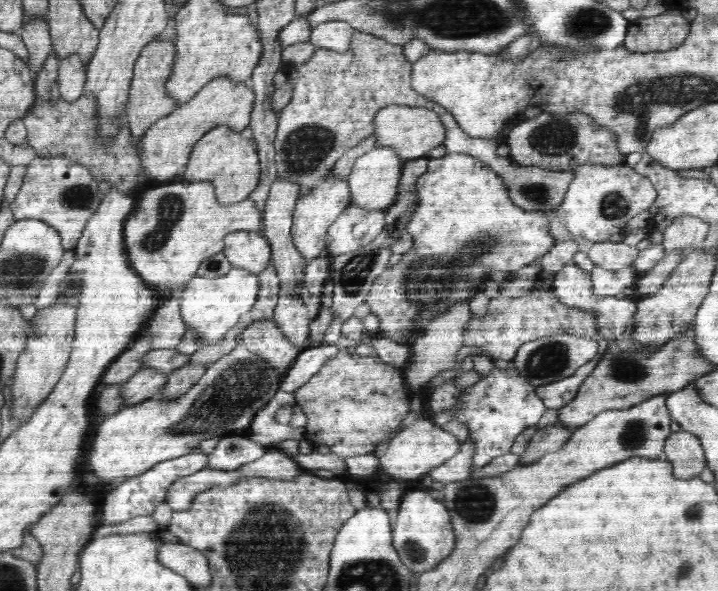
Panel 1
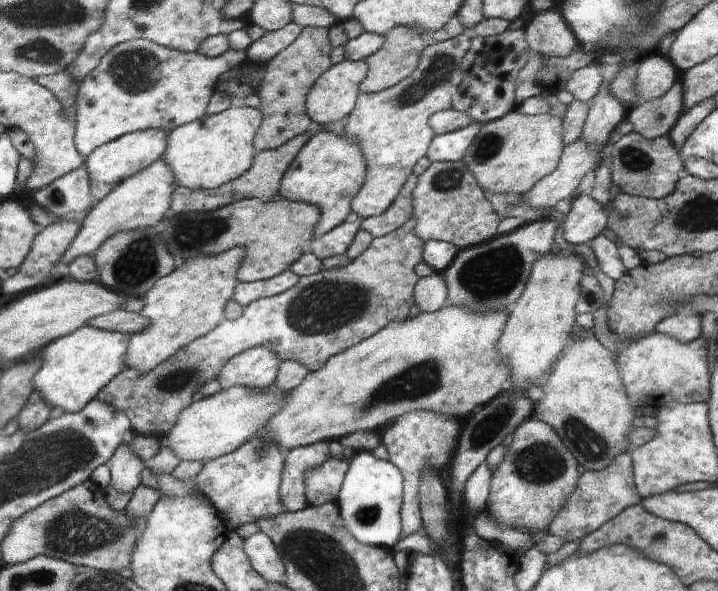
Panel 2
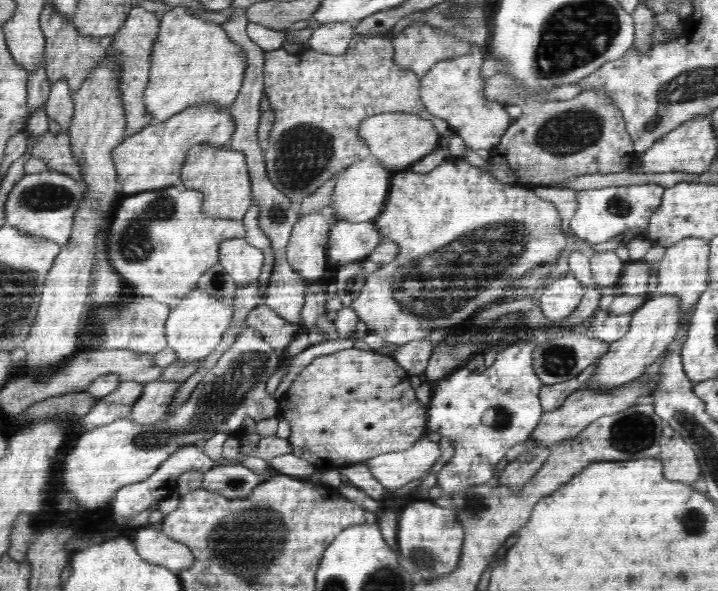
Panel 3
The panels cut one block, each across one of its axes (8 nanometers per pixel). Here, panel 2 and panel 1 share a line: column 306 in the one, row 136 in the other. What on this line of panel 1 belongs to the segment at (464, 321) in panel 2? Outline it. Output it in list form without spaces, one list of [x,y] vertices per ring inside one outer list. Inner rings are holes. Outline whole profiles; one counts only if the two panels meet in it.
[[[388,105],[377,112],[374,121],[374,132],[377,146],[392,146],[398,152],[398,157],[404,162],[420,159],[429,150],[440,146],[445,141],[445,127],[440,117],[426,107],[411,107],[402,105]]]

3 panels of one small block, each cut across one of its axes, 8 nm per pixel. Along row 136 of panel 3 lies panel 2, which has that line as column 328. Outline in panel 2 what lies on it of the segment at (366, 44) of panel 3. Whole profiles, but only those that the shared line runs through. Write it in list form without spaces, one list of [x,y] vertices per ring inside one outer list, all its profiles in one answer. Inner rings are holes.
[[[411,216],[392,233],[374,238],[371,245],[347,266],[322,269],[320,272],[300,277],[292,289],[285,290],[276,297],[261,298],[246,305],[237,319],[225,319],[216,329],[190,342],[150,372],[126,367],[101,390],[98,399],[123,410],[134,427],[134,434],[164,437],[175,425],[180,412],[193,403],[197,390],[213,378],[218,378],[226,363],[246,349],[256,345],[268,345],[282,361],[300,361],[302,368],[309,372],[321,369],[330,357],[375,335],[390,321],[404,321],[404,318],[408,318],[408,310],[415,303],[413,290],[419,279],[415,266],[423,260],[426,244],[416,236],[416,223],[416,219]]]

